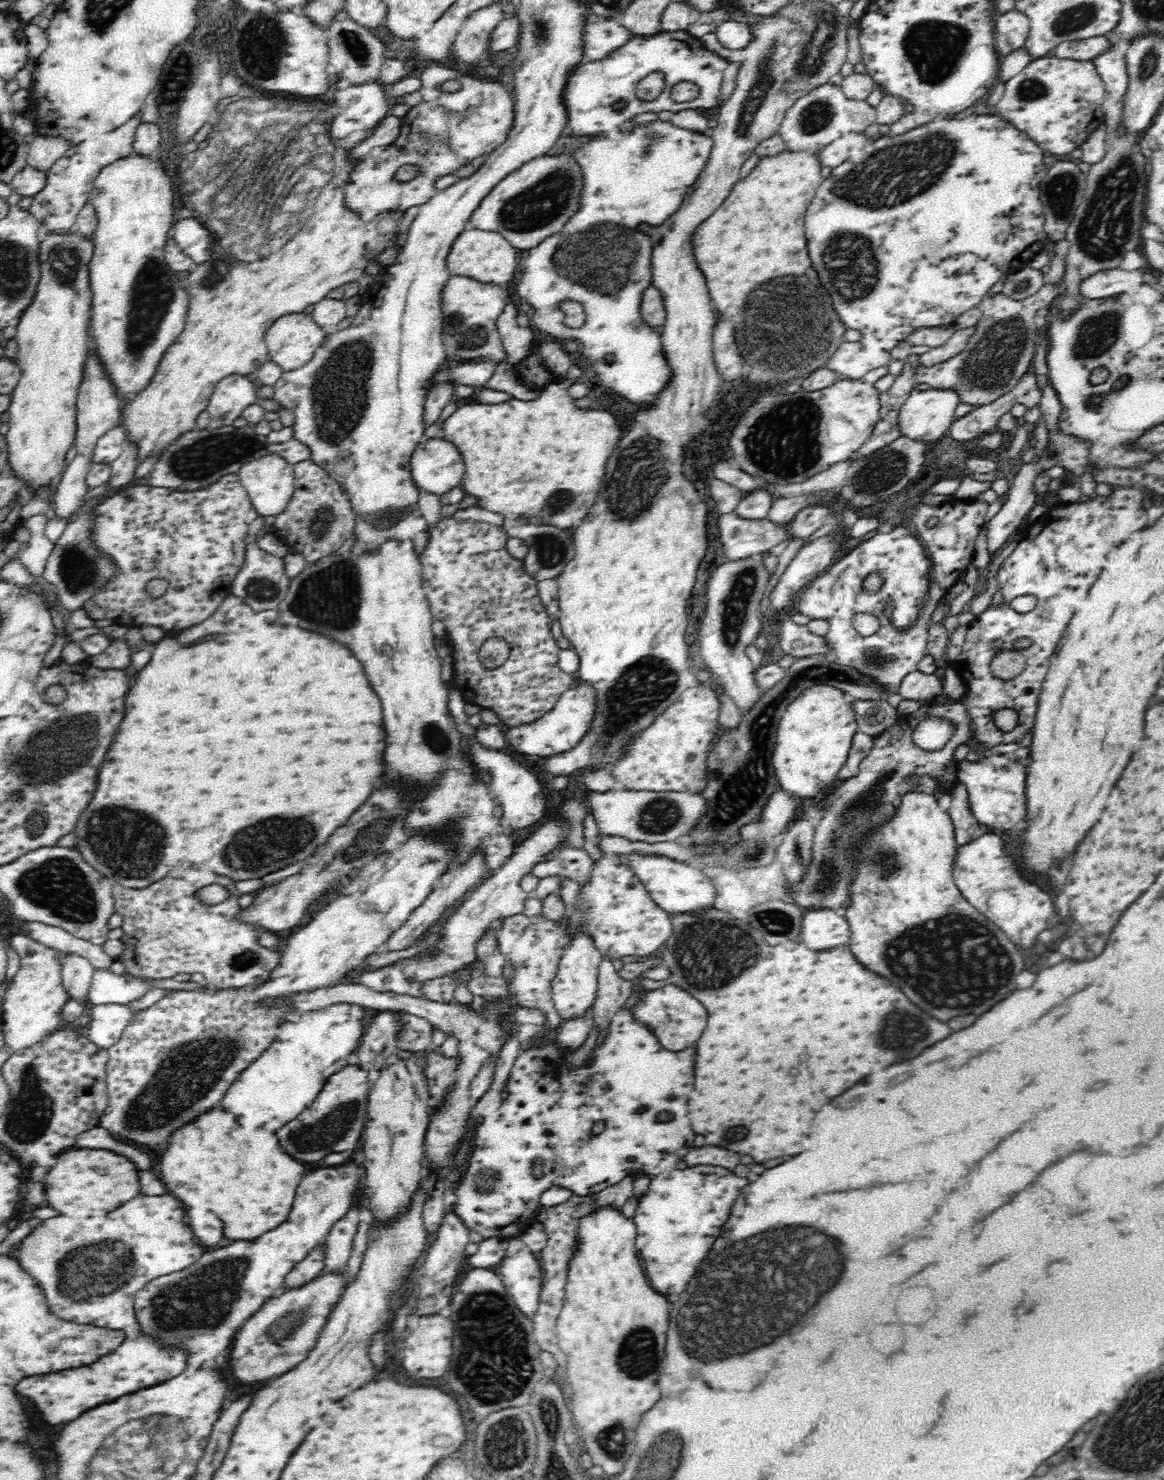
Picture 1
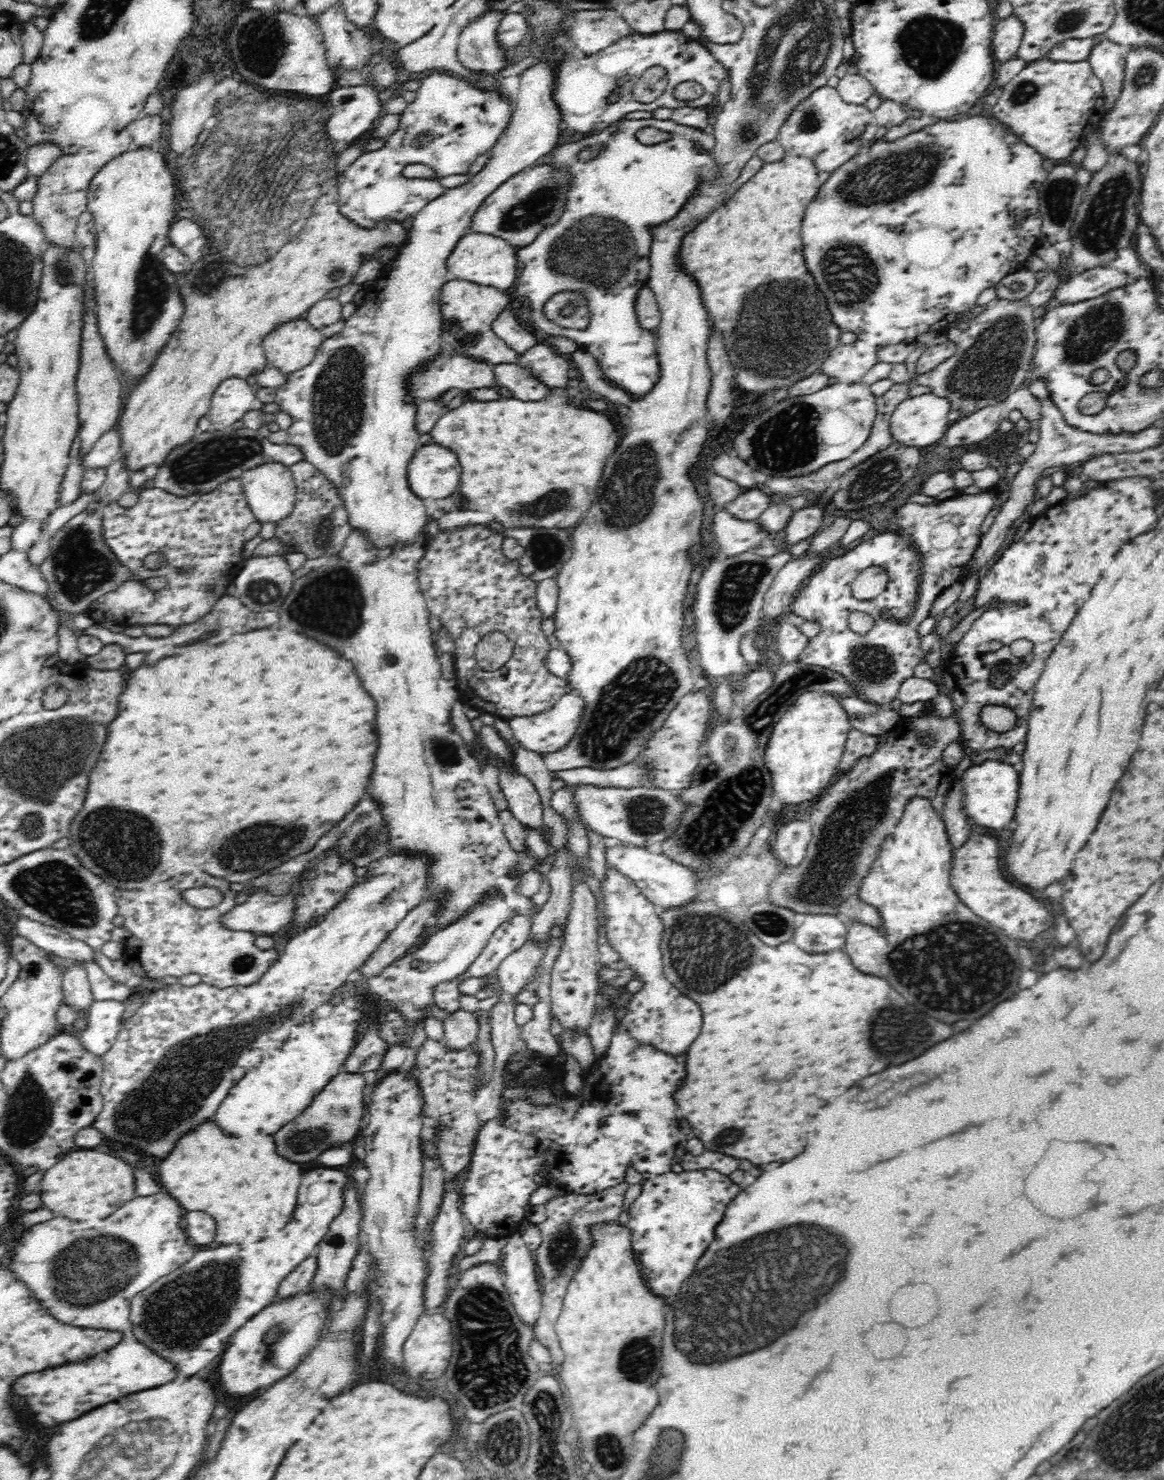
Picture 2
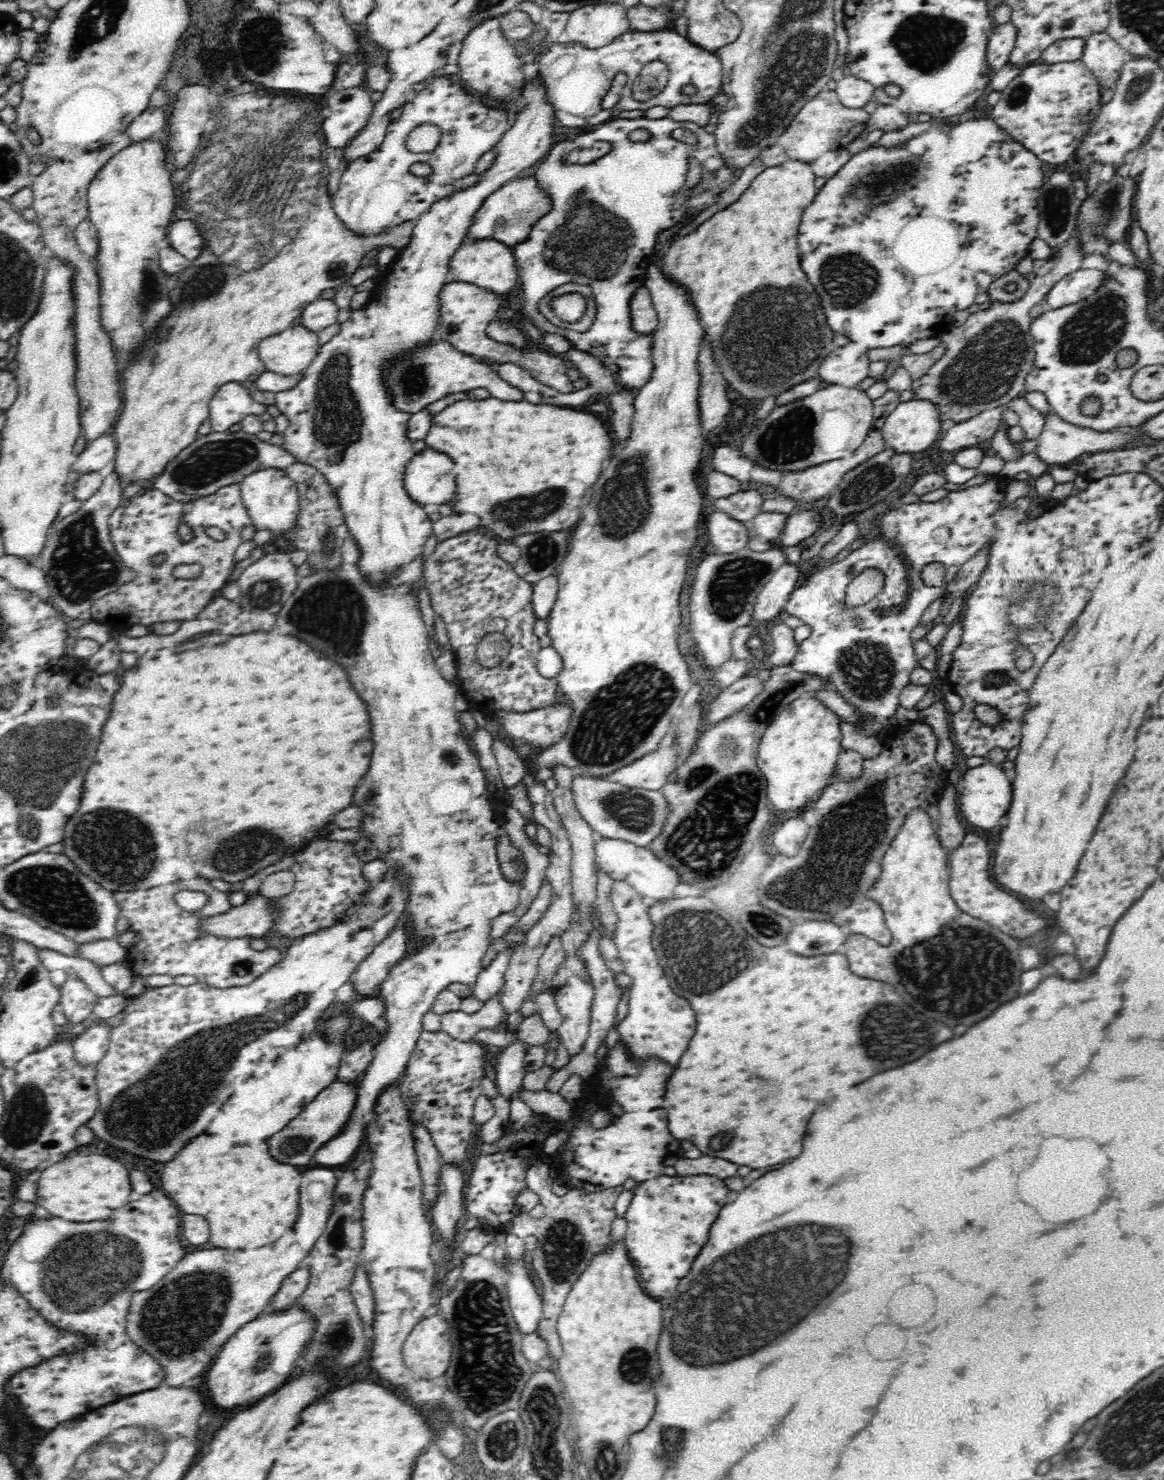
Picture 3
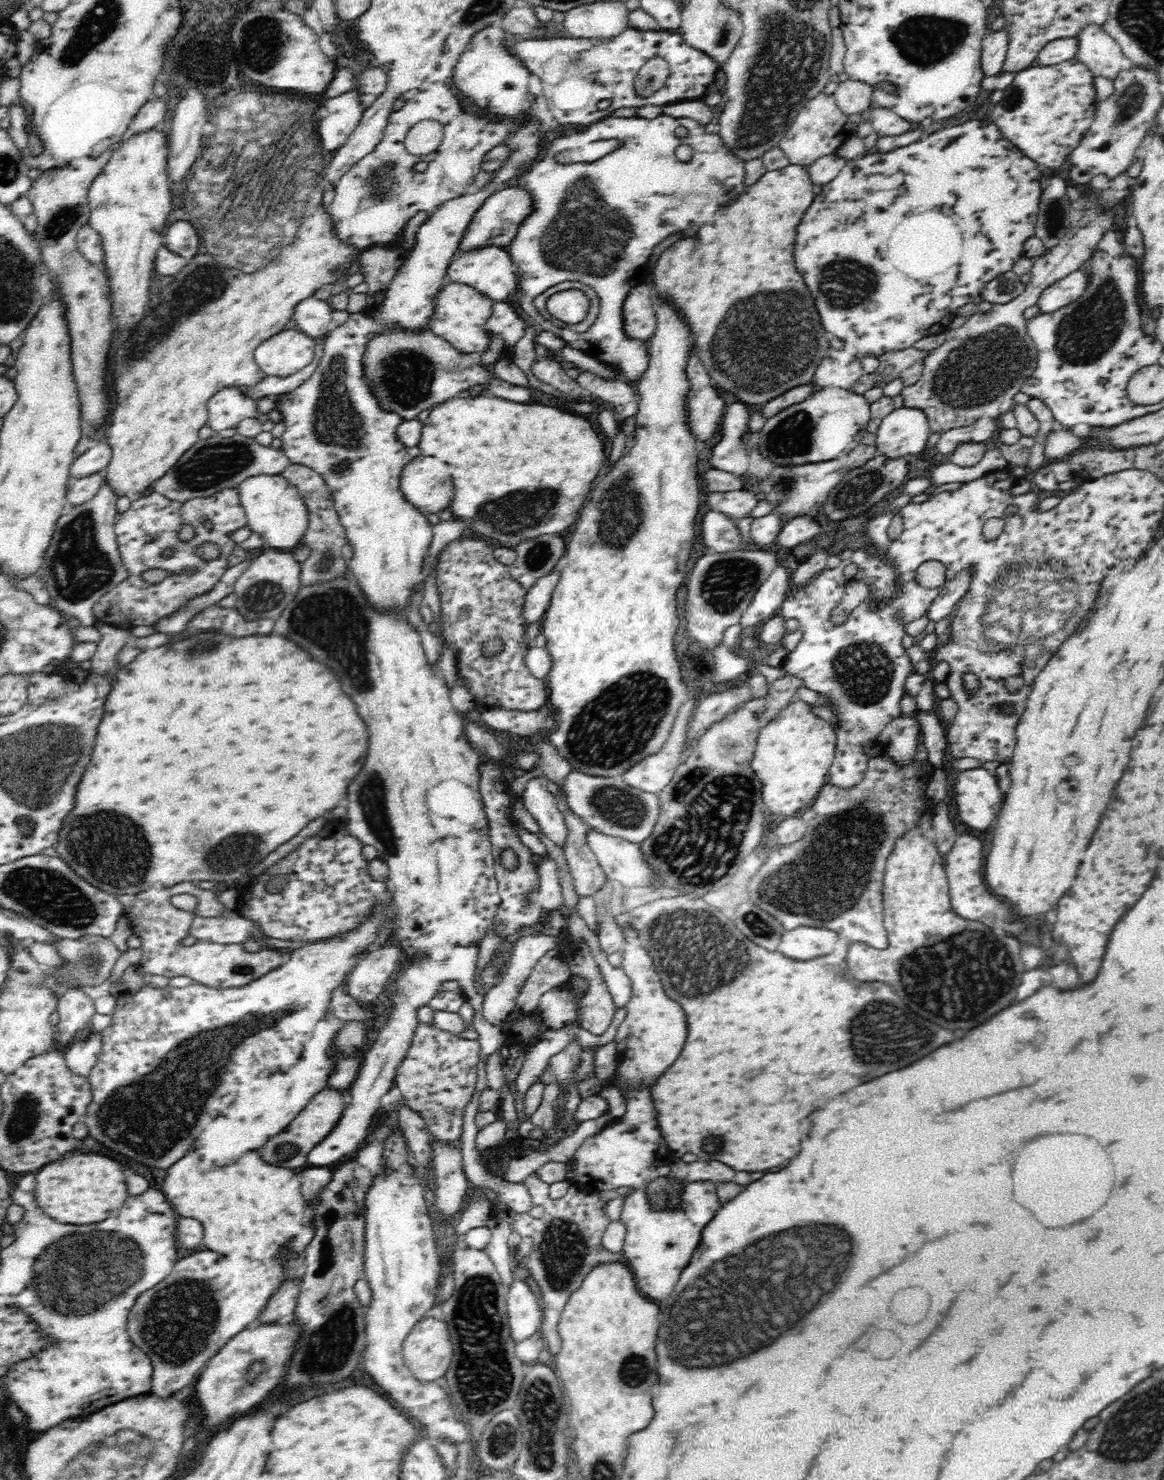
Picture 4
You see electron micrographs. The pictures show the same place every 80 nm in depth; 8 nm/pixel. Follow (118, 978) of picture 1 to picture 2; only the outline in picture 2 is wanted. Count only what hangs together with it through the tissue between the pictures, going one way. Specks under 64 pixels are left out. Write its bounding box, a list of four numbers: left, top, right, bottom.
[78,960,140,1002]

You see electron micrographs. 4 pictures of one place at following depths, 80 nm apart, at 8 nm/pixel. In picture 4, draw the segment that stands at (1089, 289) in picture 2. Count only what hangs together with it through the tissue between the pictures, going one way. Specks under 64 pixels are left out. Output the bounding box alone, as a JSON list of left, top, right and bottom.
[1037,268,1092,313]

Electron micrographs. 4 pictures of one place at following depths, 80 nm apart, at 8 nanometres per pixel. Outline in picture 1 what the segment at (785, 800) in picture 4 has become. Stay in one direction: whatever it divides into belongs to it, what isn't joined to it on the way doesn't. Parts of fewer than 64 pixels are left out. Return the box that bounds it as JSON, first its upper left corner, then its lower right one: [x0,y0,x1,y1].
[772,683,858,798]

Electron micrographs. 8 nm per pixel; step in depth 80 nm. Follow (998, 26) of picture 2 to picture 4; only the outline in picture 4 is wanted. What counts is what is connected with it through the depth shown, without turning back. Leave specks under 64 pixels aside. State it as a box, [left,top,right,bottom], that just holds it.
[982,29,1010,76]

